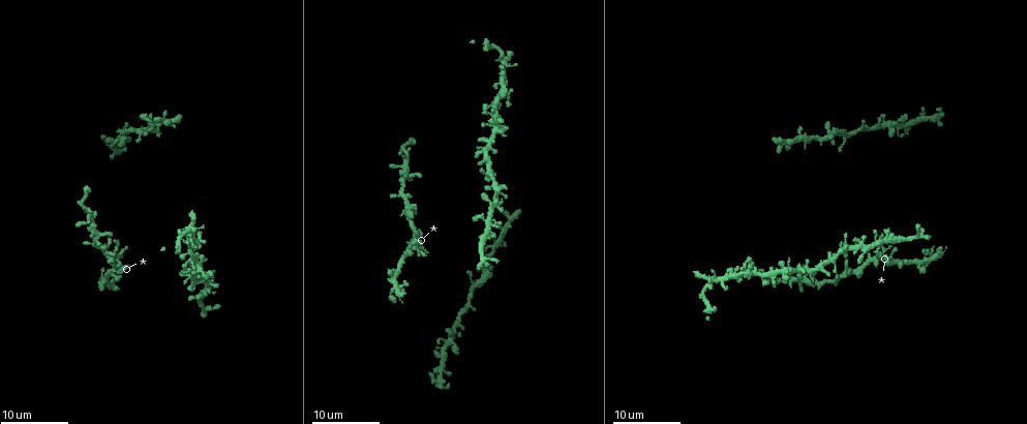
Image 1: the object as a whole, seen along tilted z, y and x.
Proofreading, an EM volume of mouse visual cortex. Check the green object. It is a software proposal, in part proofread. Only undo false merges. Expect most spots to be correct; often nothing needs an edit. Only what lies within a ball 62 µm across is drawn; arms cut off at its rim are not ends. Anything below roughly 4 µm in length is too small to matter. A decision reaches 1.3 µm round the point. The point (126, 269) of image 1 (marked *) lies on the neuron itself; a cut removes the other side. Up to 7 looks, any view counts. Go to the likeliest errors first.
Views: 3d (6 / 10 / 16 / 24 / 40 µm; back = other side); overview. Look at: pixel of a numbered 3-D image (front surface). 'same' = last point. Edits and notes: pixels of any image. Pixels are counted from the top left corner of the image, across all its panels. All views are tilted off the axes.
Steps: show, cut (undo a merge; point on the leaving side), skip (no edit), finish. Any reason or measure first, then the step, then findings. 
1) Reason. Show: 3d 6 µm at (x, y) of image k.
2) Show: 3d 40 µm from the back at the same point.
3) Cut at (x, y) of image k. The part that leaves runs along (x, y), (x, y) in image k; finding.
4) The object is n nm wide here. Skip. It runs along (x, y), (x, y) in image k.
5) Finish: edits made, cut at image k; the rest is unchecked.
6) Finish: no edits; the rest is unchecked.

Looks like a crossing. Show: 3d 24 µm at (877, 240) of image 1.

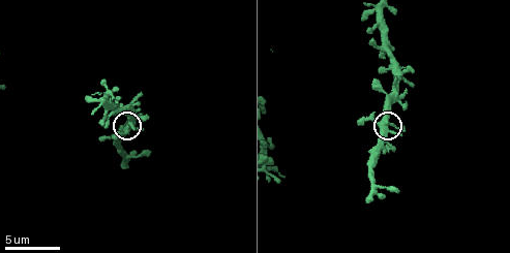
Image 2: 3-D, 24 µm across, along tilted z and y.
Show: 3d 6 µm at the same point.

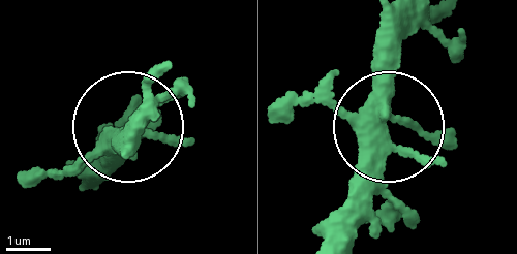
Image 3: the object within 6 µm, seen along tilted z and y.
Skip. All the same neuron.

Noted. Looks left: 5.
Looks like a crossing. Show: 3d 16 µm at (190, 227) of image 1.

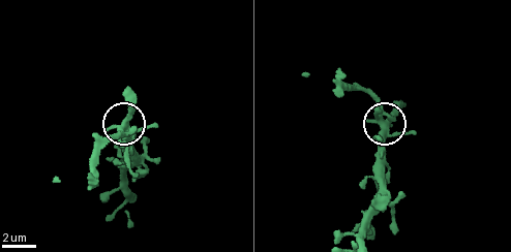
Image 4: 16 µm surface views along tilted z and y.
Show: 3d 6 µm at (125, 122) of image 4.

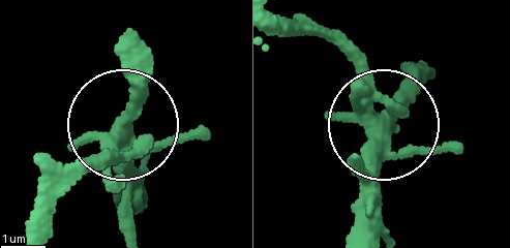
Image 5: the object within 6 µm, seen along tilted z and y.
5 arms meet here. Skip. One neuron here.

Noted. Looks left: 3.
Four or more arms meet. Show: 3d 24 µm at (809, 137) of image 1.

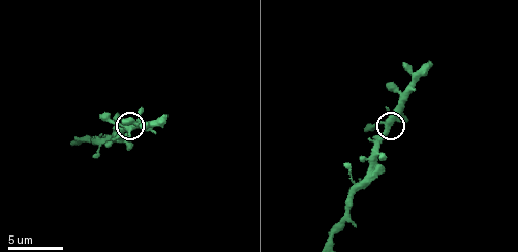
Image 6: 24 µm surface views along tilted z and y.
Zoom in. Show: 3d 10 µm at (386, 123) of image 6.

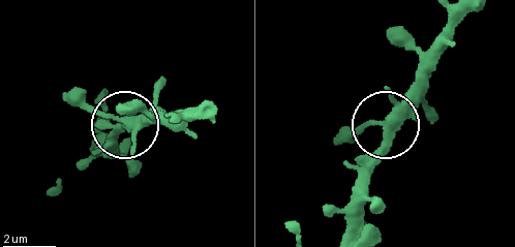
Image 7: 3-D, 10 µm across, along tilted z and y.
The object is 340 nm wide here. Skip. Continuous, no second neuron.

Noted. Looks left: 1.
Finish: no edits; the rest is unchecked.

